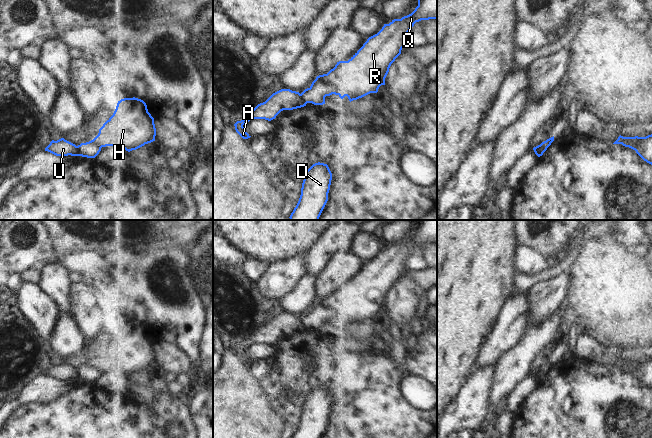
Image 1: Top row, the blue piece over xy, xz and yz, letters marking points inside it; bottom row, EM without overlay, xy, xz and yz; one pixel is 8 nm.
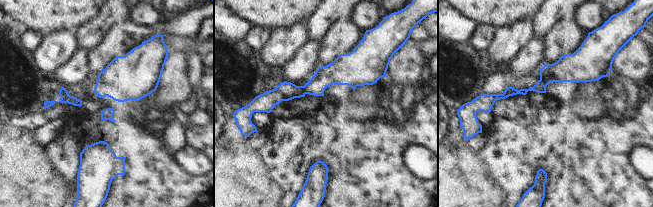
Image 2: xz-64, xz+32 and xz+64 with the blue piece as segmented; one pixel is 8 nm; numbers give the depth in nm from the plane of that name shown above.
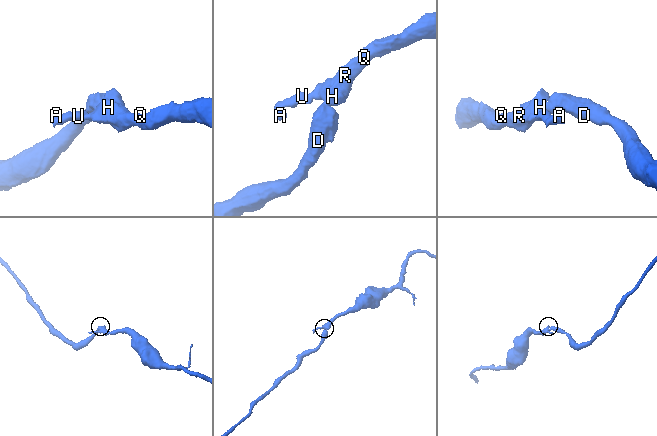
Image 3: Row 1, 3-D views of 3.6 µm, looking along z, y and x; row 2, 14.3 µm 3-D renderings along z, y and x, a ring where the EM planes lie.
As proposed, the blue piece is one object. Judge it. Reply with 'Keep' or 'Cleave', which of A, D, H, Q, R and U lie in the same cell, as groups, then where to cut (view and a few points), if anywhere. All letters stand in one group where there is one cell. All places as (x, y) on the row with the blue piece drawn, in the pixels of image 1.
Cleave. Groups: A U / D H Q R. Split along xz (300, 94), (306, 103).

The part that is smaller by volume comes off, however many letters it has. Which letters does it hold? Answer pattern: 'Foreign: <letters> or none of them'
Foreign: A, U

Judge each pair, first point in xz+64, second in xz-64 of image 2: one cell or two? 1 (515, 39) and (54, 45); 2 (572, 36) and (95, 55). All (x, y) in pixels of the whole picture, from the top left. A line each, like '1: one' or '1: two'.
1: one
2: one

